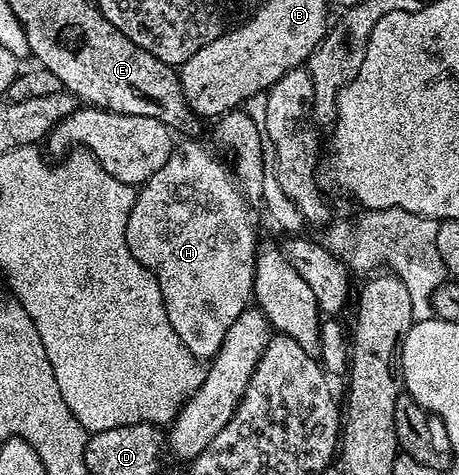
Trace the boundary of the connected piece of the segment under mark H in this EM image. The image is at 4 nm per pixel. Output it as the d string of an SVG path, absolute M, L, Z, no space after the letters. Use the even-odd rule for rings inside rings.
M198 140L179 141L171 150L168 160L164 160L160 172L156 172L146 182L143 182L135 193L132 212L128 216L126 239L132 256L136 256L136 260L140 260L140 264L144 268L148 268L148 272L152 272L152 276L160 284L162 307L168 312L168 320L176 332L178 341L186 345L188 352L192 352L194 358L210 360L224 344L224 336L228 336L228 328L232 328L232 324L236 324L236 316L240 316L240 312L244 312L251 305L254 297L254 261L258 255L260 235L254 231L254 214L250 211L250 202L242 195L242 190L238 187L237 180L230 175L229 168L208 147L201 146L200 143L194 141Z

